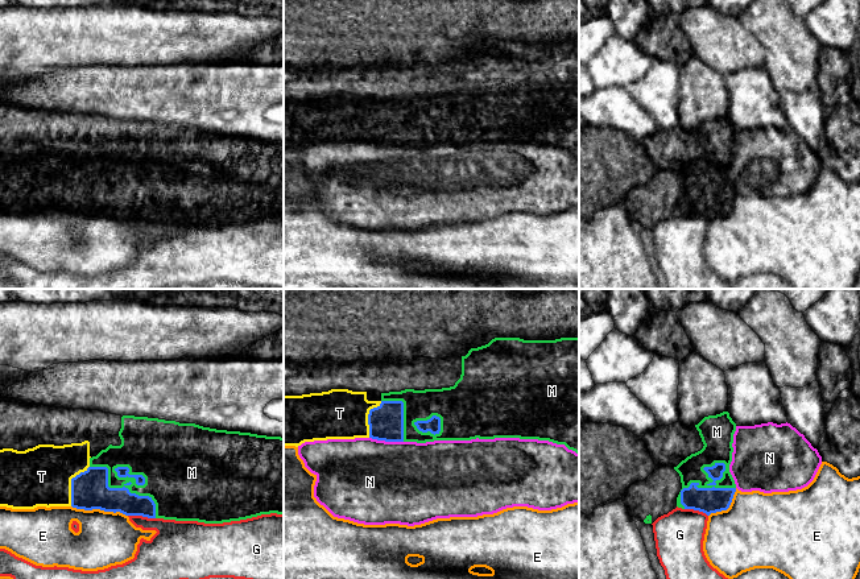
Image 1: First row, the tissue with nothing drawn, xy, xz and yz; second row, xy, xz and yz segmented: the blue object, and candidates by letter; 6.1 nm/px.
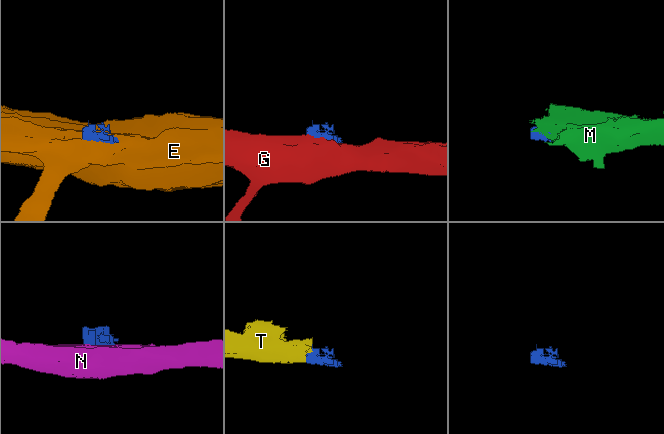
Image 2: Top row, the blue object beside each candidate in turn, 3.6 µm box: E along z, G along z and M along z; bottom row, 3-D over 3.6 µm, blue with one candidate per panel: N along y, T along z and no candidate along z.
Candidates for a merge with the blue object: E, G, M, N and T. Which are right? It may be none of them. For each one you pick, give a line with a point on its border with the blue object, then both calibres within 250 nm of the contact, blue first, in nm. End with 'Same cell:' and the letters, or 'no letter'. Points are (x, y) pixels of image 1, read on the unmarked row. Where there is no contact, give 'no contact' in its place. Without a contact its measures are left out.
T: contact xy (71, 189); calibres 220 and 360 nm
Same cell: T

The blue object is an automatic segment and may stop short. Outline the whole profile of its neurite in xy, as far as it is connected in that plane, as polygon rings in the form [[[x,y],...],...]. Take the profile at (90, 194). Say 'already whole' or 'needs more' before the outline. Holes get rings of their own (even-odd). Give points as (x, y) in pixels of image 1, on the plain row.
needs more; [[[88,145],[63,150],[38,149],[25,156],[0,154],[0,211],[12,214],[73,211],[156,223],[156,208],[152,202],[131,198],[125,191],[109,193],[108,173],[91,171],[90,162]]]

